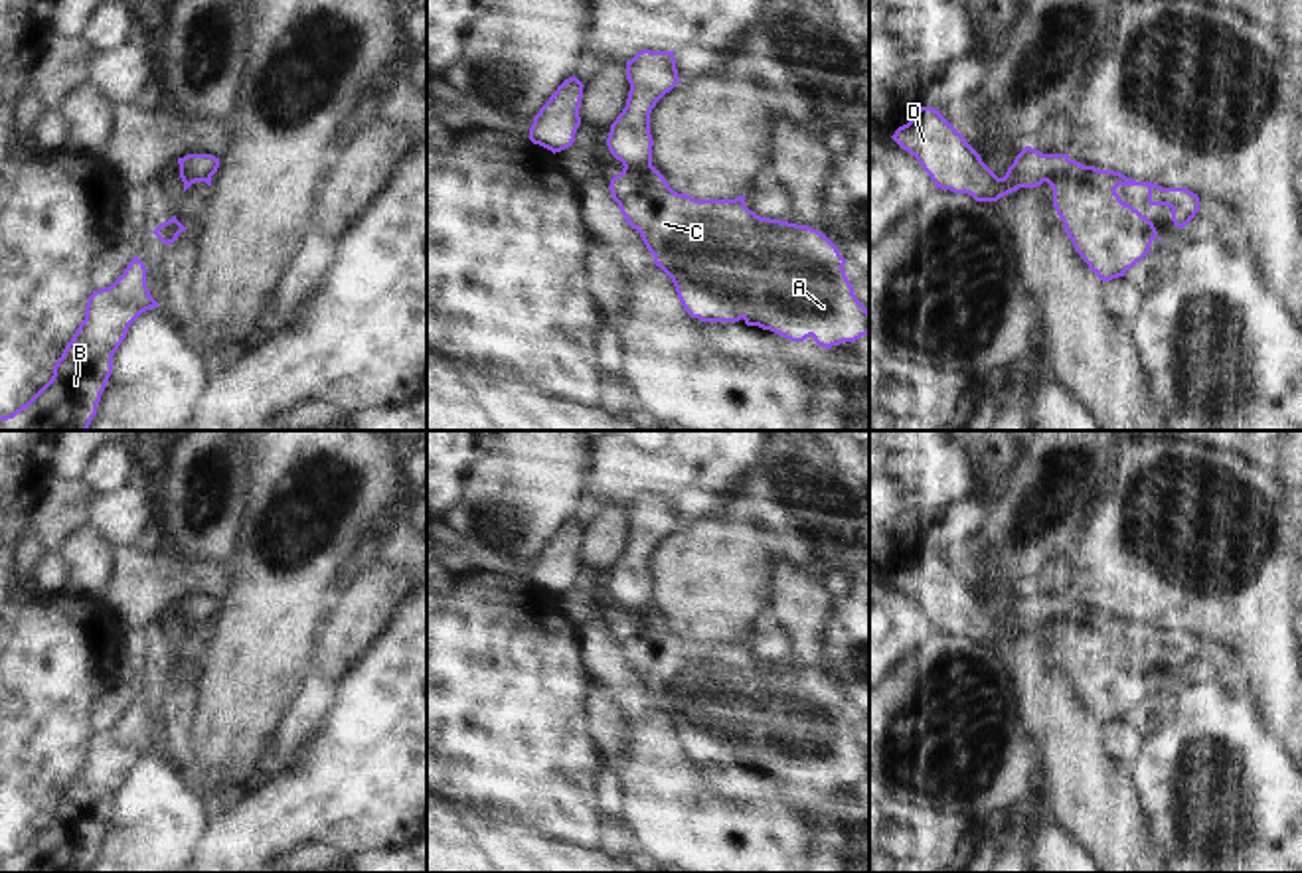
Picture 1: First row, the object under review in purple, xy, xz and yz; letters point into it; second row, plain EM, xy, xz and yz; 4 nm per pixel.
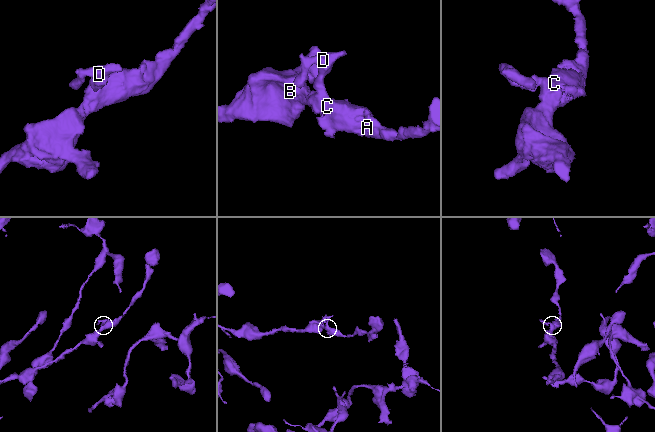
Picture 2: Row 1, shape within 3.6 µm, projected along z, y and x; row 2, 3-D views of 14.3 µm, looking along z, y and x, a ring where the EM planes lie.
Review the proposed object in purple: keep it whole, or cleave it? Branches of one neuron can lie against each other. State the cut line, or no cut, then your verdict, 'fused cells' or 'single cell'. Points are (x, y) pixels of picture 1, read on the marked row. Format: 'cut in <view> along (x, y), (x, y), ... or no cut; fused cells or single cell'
cut in xz along (650, 164), (645, 168), (625, 168); fused cells

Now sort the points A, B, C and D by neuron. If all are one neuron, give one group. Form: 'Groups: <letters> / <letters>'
Groups: A B C / D.

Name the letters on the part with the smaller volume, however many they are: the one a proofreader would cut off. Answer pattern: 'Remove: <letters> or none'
Remove: D.

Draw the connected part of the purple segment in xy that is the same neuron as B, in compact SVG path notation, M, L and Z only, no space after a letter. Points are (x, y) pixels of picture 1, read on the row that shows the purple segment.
M132 257L124 273L87 298L85 320L53 365L51 379L12 415L0 431L87 431L107 381L113 356L130 324L158 308L146 286L146 267Z

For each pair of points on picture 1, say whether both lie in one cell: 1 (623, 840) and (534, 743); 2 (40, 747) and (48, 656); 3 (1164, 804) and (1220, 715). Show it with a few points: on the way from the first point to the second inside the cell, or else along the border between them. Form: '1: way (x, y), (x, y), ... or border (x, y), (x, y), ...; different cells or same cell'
1: border (597, 812), (599, 846); different cells
2: way (40, 725), (42, 678); same cell
3: way (1172, 779), (1182, 741), (1194, 739); same cell

